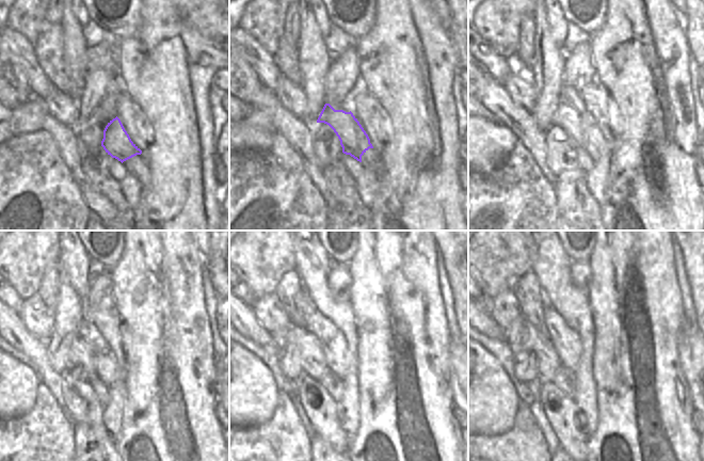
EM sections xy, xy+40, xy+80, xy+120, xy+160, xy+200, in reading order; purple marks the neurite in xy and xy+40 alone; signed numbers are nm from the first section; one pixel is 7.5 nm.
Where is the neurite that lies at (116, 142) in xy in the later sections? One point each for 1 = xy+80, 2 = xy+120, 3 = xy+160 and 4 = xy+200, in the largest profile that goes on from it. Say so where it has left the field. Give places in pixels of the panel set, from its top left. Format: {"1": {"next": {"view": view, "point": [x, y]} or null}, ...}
{"1": {"next": {"view": "xy+80", "point": [581, 126]}}, "2": {"next": {"view": "xy+120", "point": [81, 354]}}, "3": {"next": {"view": "xy+160", "point": [314, 363]}}, "4": {"next": {"view": "xy+200", "point": [522, 337]}}}

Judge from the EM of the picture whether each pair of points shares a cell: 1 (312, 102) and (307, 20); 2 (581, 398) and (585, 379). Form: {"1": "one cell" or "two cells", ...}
{"1": "one cell", "2": "one cell"}

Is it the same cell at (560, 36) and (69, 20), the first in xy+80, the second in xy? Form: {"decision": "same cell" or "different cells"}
{"decision": "different cells"}

